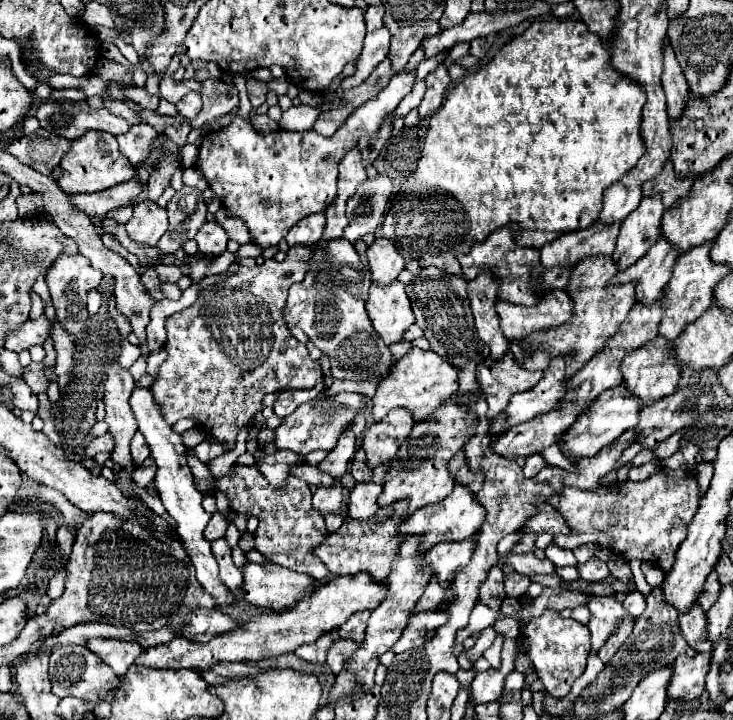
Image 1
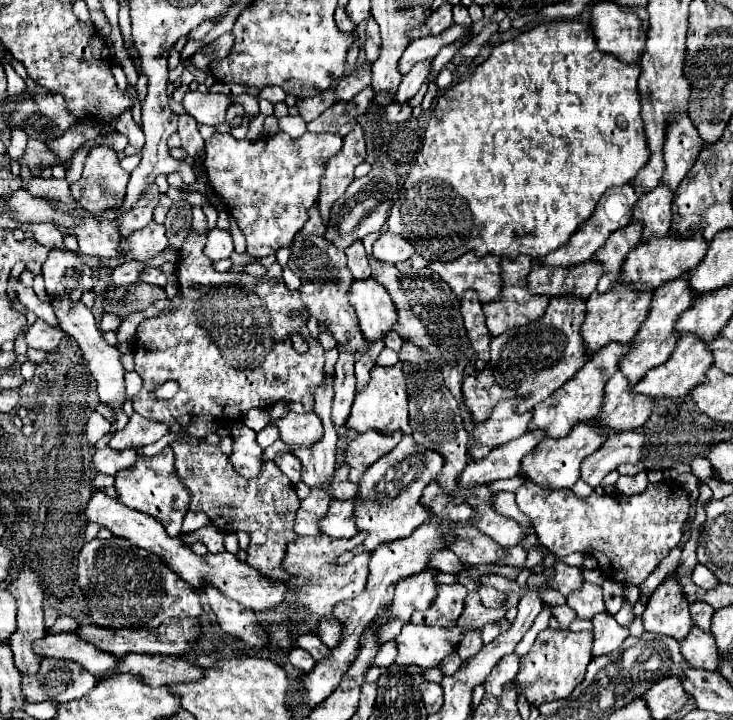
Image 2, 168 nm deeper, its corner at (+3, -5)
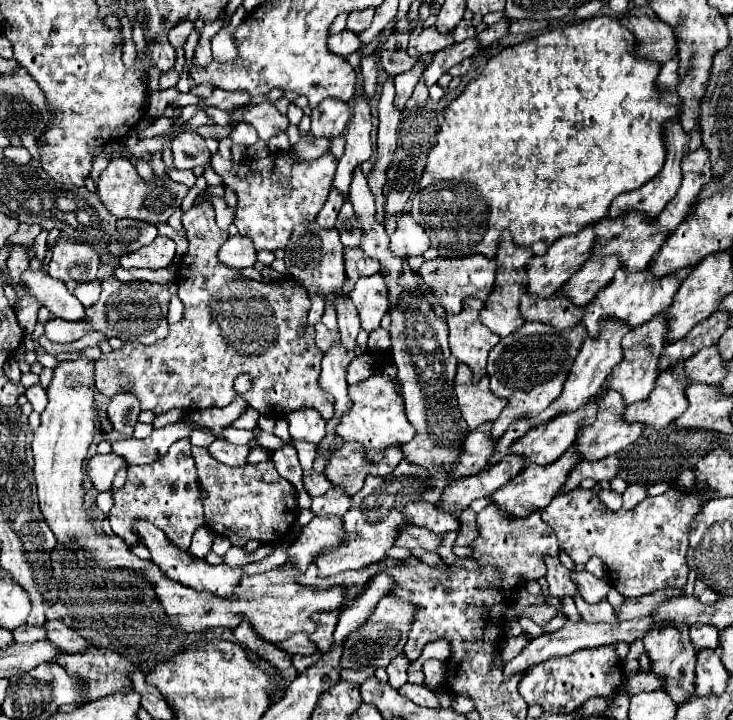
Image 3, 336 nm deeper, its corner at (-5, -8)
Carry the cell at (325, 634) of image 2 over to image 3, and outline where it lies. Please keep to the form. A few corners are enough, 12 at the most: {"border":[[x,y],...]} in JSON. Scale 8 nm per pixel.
{"border":[[337,617],[319,623],[309,641],[321,653],[331,649]]}

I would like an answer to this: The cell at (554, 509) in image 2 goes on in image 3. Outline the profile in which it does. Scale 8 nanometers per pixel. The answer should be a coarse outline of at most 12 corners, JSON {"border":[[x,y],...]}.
{"border":[[593,491],[541,509],[559,549],[623,597],[685,587],[693,493],[631,511]]}

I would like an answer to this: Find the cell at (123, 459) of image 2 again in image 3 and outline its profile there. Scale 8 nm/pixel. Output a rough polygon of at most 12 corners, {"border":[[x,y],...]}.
{"border":[[97,453],[87,475],[97,491],[109,491],[125,461],[115,453]]}

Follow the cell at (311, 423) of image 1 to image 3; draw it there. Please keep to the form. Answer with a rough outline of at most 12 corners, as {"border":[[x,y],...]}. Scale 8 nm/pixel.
{"border":[[315,409],[287,419],[291,439],[319,443],[325,419]]}

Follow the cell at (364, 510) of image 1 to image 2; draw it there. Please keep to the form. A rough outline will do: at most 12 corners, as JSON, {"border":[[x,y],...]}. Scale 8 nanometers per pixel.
{"border":[[353,498],[331,502],[321,532],[333,538],[357,534]]}

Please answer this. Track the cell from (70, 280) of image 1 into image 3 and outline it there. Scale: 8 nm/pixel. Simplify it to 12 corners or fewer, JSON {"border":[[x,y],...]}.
{"border":[[59,235],[49,275],[73,291],[95,279],[99,253]]}

